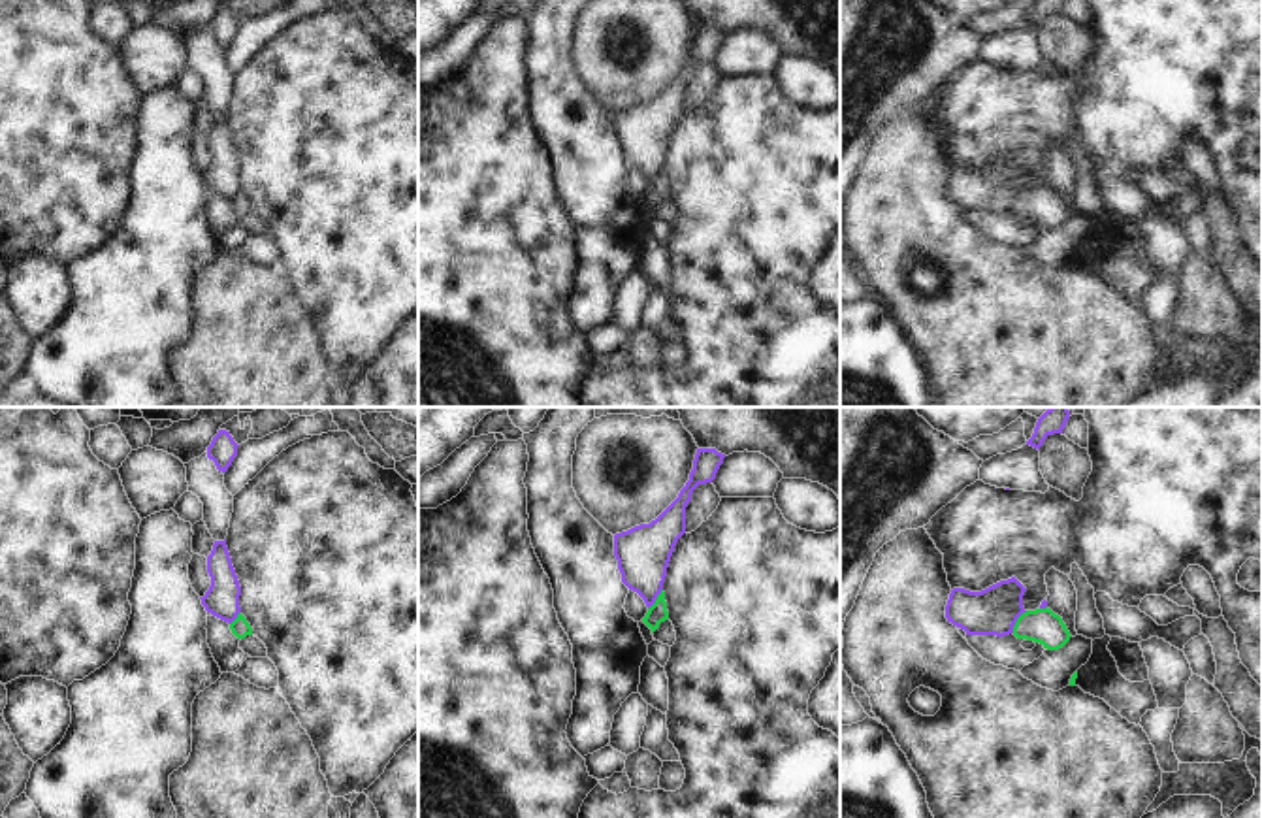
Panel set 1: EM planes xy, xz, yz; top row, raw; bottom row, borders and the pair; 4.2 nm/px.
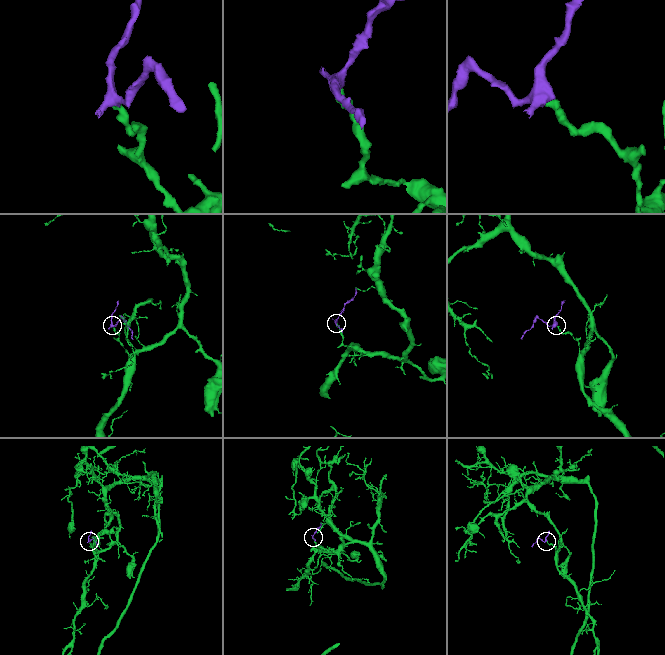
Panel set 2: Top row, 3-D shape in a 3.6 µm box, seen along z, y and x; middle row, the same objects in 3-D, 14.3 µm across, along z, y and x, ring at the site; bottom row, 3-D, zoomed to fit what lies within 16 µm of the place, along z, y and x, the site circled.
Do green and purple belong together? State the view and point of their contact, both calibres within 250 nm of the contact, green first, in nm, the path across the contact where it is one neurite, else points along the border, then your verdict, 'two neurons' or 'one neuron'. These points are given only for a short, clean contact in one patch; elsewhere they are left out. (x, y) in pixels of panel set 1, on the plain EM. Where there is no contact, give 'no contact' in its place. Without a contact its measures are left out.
yz (1018, 198) | 150/200 nm | along yz (1027, 189), (1018, 196), (1012, 210) | two neurons

